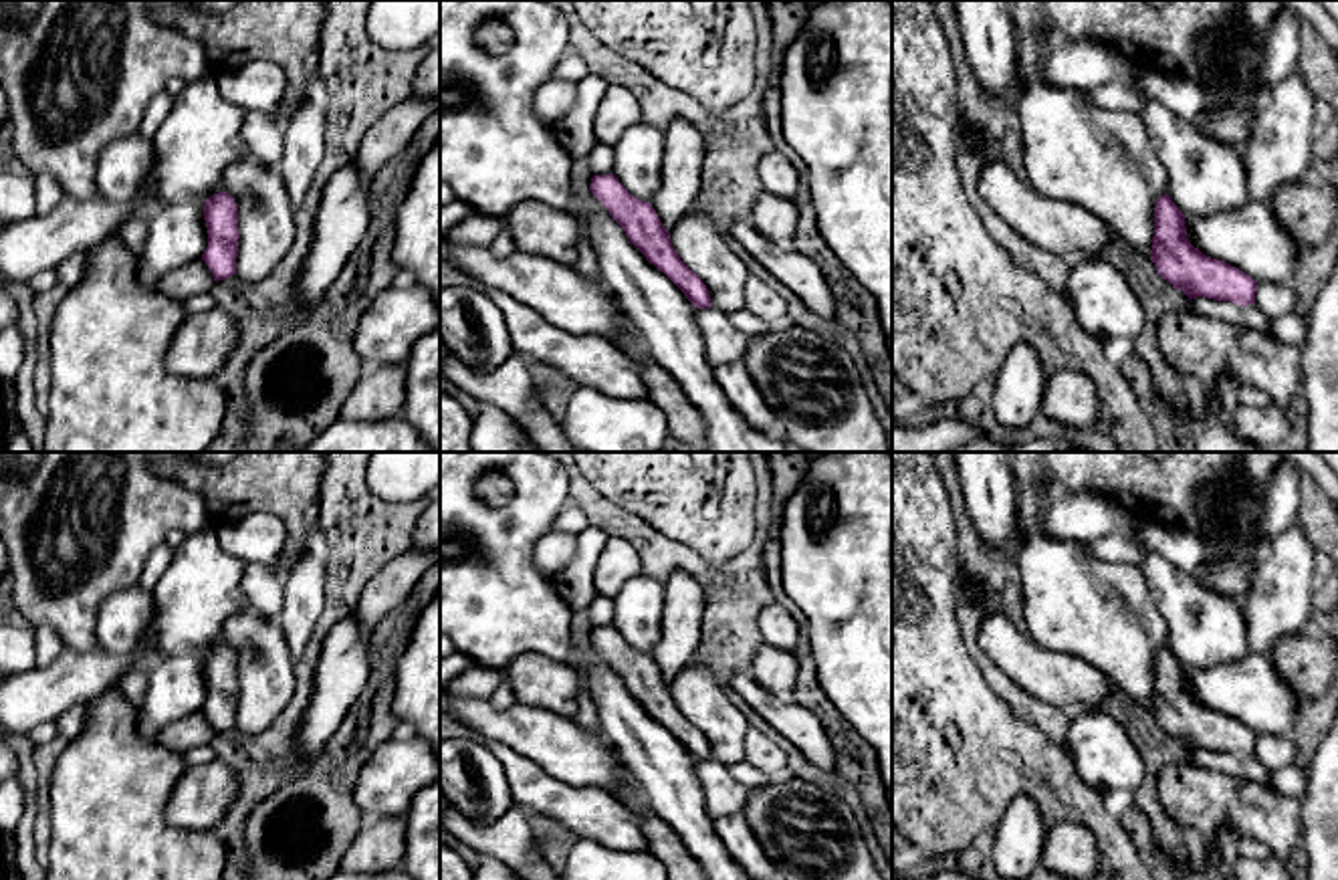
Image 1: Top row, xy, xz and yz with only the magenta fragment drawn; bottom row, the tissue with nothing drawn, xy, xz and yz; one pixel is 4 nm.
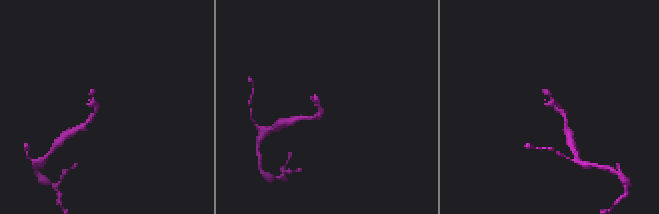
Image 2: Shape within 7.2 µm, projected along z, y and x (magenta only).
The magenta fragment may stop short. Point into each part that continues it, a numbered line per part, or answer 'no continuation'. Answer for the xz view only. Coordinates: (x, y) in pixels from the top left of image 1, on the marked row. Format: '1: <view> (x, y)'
1: xz (703, 247)

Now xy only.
1: xy (265, 214)

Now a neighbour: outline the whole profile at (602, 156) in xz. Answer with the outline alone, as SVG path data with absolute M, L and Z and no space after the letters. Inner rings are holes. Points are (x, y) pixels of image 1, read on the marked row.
M597 143L589 153L587 153L589 166L593 176L605 176L614 172L614 159L616 151L614 145L603 145Z

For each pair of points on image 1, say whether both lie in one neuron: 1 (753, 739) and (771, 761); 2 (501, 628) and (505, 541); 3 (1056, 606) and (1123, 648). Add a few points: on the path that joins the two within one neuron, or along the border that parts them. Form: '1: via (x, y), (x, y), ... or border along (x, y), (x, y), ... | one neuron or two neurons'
1: via (757, 745), (765, 755) | one neuron
2: via (501, 606), (501, 564) | one neuron
3: via (1072, 606), (1080, 606), (1106, 632) | one neuron

